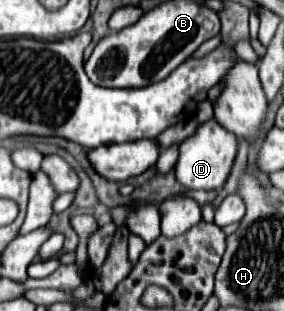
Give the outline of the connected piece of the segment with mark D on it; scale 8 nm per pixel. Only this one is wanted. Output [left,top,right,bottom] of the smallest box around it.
[175,120,237,190]

